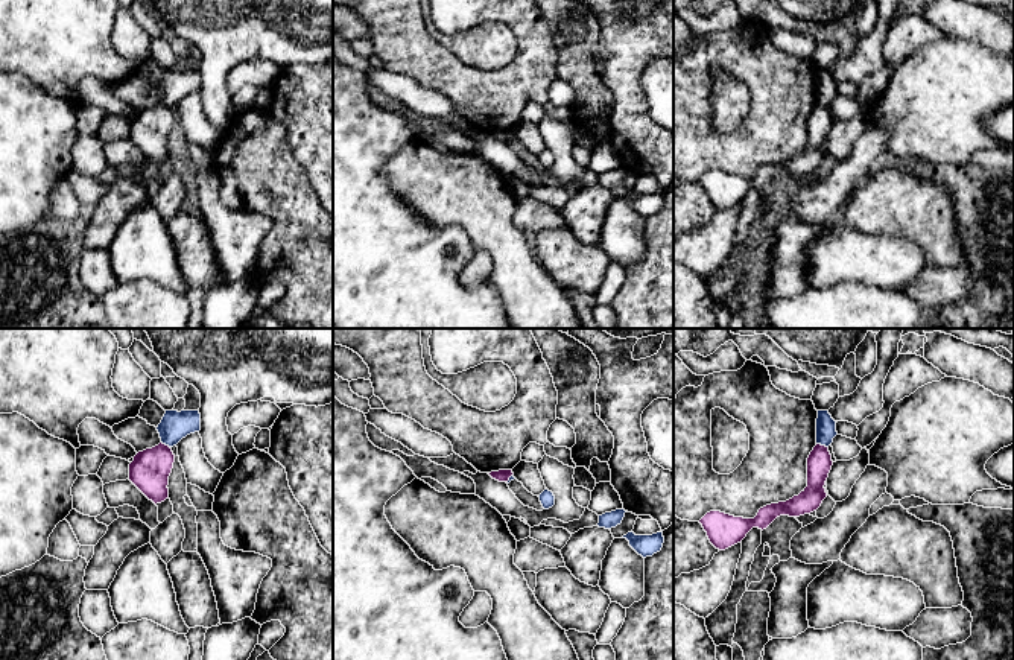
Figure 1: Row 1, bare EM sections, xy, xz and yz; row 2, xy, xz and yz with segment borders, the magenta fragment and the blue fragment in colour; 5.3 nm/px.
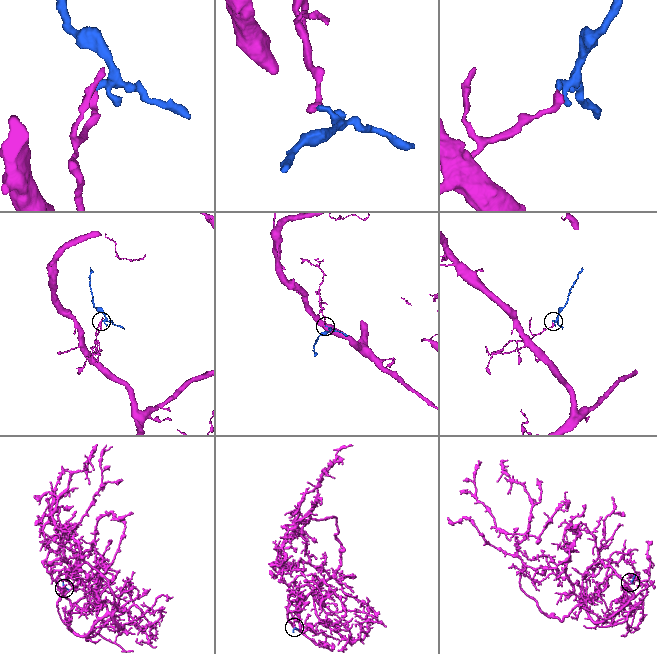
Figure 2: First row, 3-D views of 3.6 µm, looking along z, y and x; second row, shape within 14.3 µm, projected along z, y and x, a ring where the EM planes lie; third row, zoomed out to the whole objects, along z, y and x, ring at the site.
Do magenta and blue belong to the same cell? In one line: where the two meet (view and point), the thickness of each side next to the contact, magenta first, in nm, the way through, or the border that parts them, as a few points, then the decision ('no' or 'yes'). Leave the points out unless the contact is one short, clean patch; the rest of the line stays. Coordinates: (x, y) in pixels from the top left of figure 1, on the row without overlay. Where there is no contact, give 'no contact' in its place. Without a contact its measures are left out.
yz (823, 105) | 130/110 nm | along yz (817, 102), (827, 107) | no

